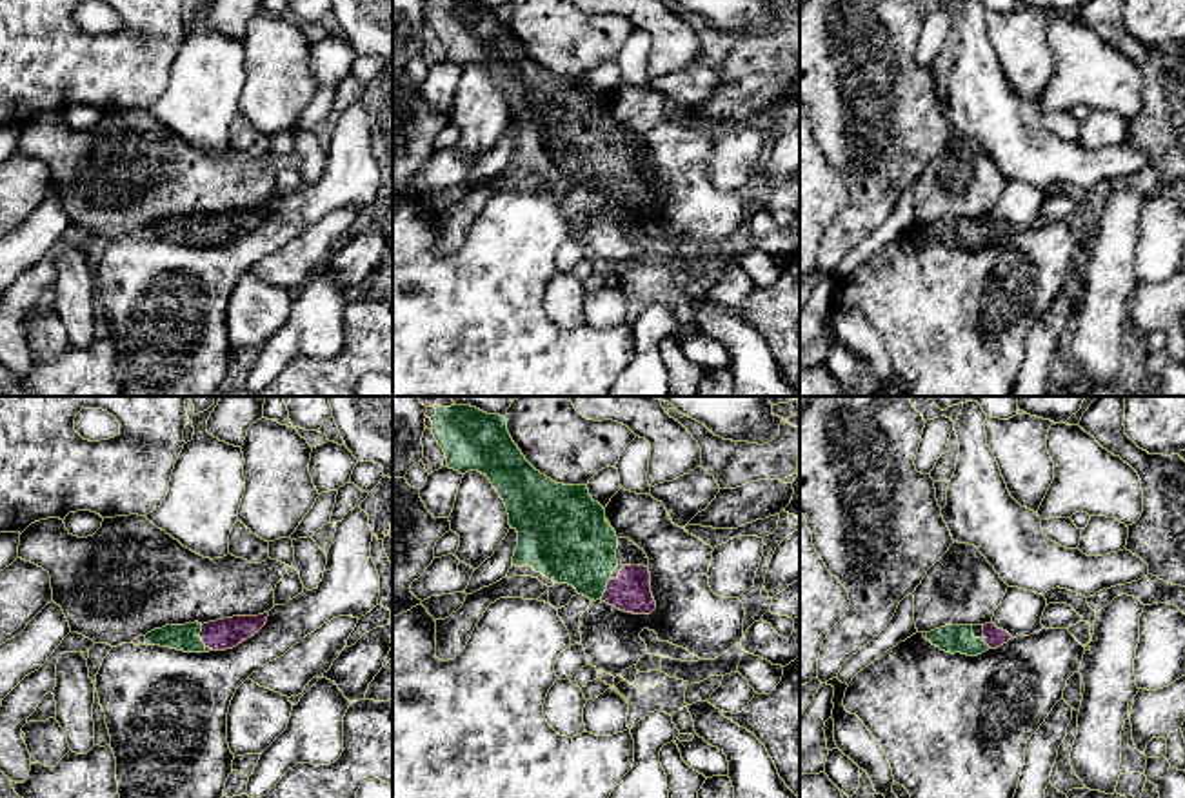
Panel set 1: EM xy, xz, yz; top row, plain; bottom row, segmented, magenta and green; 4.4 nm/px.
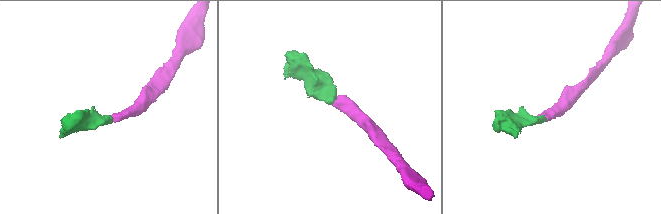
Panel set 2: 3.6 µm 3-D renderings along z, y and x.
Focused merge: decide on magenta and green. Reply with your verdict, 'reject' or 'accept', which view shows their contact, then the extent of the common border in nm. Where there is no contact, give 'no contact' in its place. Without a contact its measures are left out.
accept | xy | 100 nm

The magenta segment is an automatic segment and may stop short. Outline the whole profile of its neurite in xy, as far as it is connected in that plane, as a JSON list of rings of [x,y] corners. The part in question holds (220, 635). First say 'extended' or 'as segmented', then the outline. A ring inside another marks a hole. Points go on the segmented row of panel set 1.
extended; [[[269,613],[258,616],[233,616],[209,623],[165,625],[145,634],[145,645],[171,647],[184,653],[233,649],[254,636],[267,622]]]

